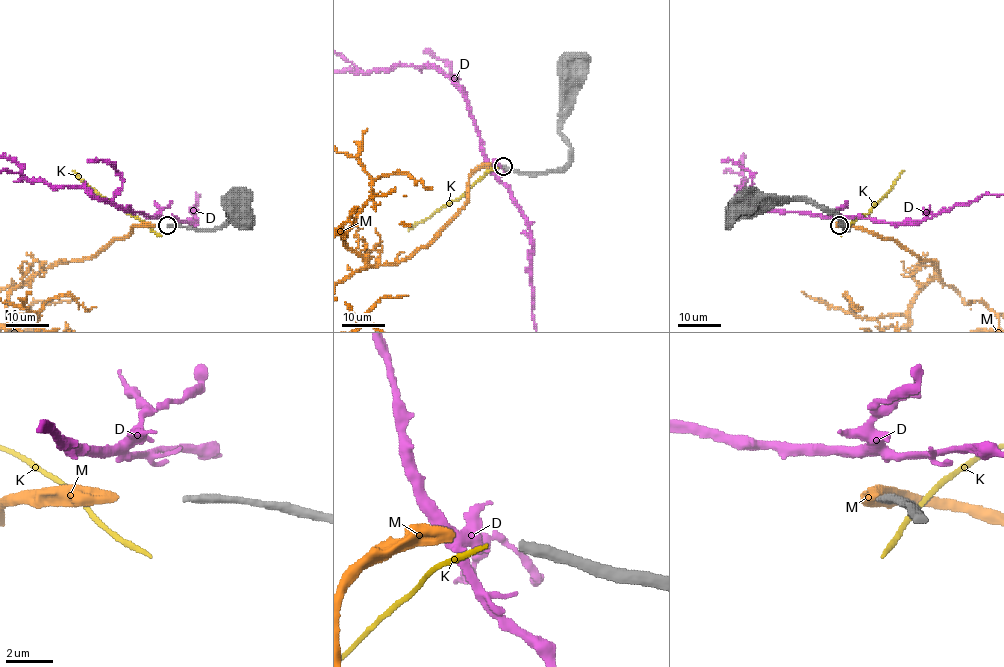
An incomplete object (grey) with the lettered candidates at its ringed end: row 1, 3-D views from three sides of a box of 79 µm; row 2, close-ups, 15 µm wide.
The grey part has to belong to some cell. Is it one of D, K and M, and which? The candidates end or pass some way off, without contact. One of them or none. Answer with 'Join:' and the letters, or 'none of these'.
Join: M

